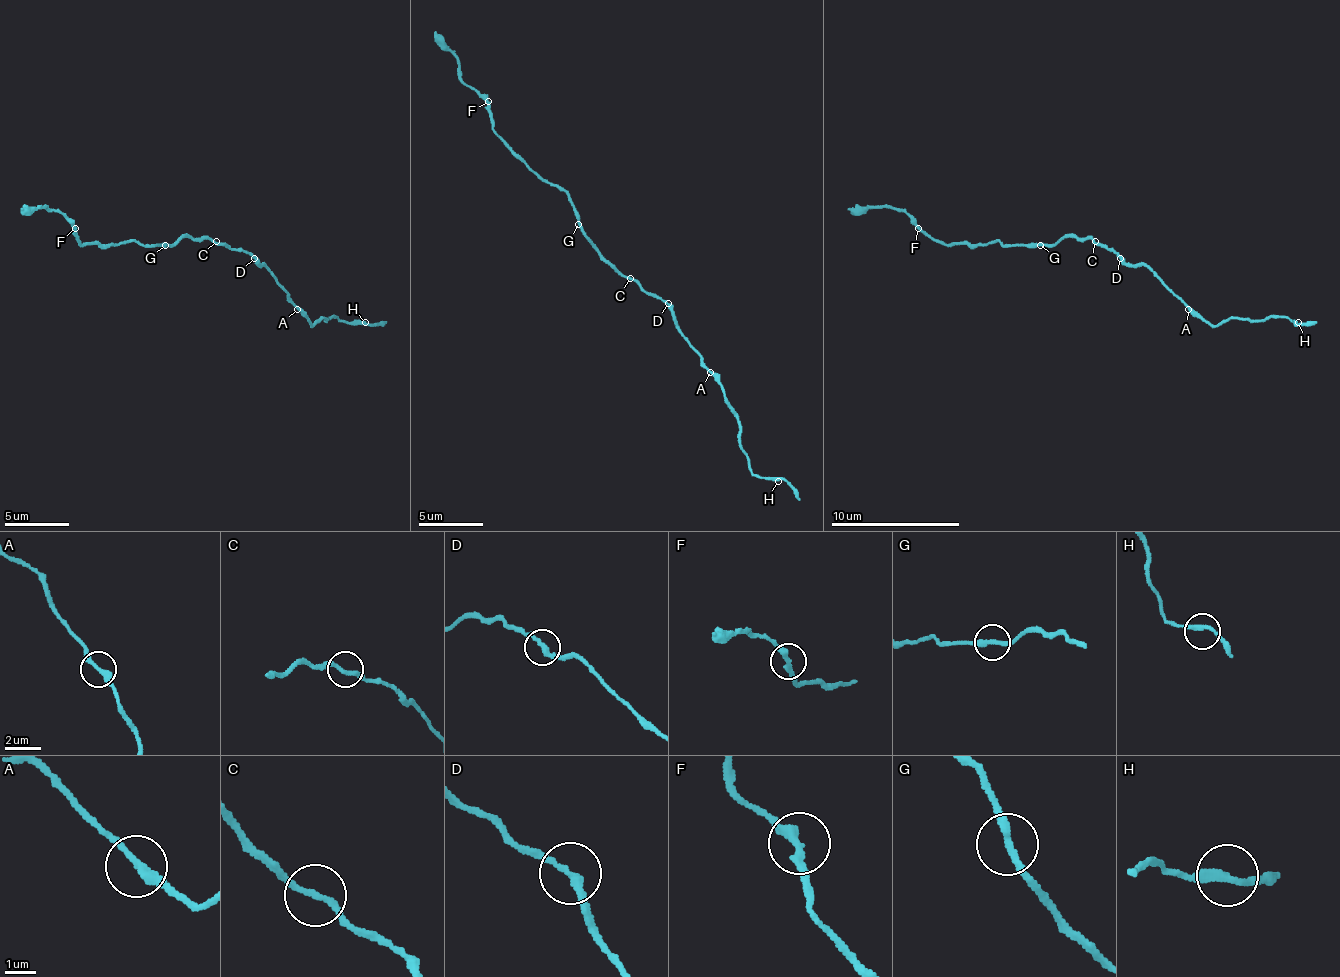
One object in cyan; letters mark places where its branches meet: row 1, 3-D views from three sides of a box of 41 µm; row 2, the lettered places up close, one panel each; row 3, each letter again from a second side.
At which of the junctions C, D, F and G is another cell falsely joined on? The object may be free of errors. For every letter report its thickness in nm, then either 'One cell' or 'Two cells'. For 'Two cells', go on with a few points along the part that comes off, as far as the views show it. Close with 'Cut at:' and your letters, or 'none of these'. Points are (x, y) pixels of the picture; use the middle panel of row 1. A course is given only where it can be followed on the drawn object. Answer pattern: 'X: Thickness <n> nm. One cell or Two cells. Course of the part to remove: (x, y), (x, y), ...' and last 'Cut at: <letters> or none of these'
C: Thickness 200 nm. One cell
D: Thickness 240 nm. One cell
F: Thickness 280 nm. One cell
G: Thickness 240 nm. One cell
Cut at: none of these

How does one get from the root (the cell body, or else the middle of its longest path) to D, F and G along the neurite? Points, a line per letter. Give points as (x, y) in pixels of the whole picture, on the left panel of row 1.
D: (213, 241), (223, 241), (239, 251), (249, 251), (255, 257)
F: (213, 241), (207, 238), (181, 238), (175, 245), (142, 245), (139, 241), (81, 245), (75, 228)
G: (213, 241), (207, 238), (181, 238), (175, 245), (165, 245)

